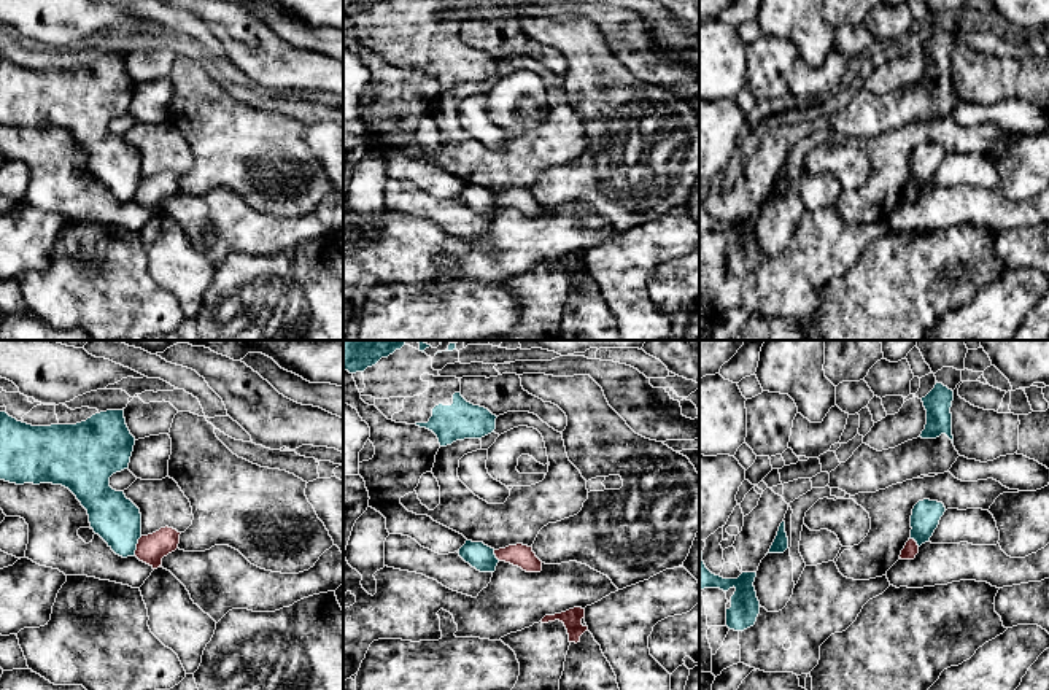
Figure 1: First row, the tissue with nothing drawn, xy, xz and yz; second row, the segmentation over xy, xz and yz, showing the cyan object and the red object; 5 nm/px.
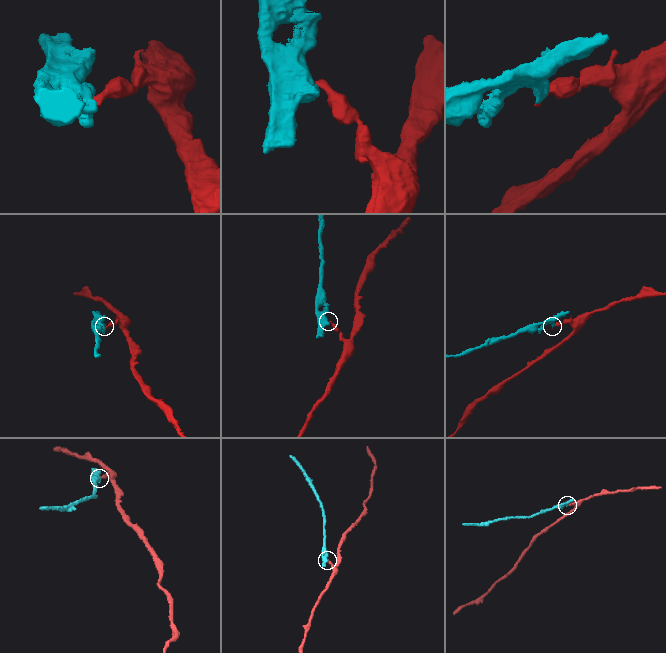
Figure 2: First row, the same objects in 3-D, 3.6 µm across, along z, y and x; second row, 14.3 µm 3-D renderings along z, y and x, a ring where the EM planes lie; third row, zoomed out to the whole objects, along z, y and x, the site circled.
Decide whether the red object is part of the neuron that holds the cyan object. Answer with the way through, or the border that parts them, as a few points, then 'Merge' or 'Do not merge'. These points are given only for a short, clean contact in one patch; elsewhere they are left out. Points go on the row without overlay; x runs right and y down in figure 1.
Boundary: xy (142, 180), (134, 197). Do not merge

